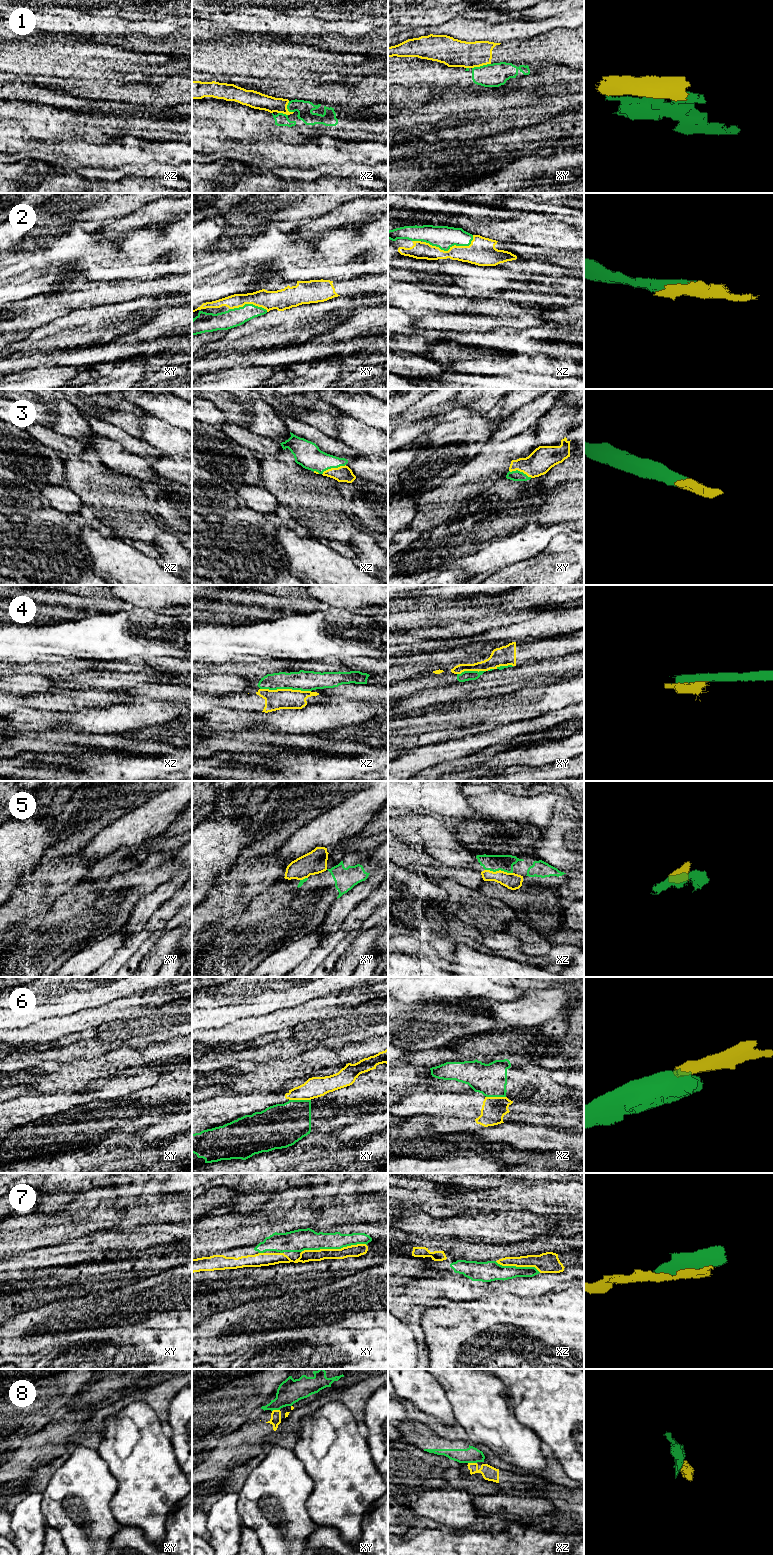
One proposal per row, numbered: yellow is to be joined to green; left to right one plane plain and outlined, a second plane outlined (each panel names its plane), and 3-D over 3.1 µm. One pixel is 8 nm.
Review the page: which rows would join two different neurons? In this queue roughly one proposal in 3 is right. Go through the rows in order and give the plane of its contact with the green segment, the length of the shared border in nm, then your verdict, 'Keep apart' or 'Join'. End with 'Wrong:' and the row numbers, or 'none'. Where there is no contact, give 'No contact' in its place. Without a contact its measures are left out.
1: Touches green in xy. Shared border 160 nm. Keep apart
2: Touches green in xz. Shared border 420 nm. Join
3: Touches green in xz. Shared border 200 nm. Join
4: Touches green in xz. Shared border 400 nm. Keep apart
5: Touches green in xz. Shared border 220 nm. Join
6: Touches green in xy. Shared border 180 nm. Keep apart
7: Touches green in xy. Shared border 550 nm. Join
8: Touches green in xz. Shared border 70 nm. Keep apart
Wrong: 1, 4, 6, 8

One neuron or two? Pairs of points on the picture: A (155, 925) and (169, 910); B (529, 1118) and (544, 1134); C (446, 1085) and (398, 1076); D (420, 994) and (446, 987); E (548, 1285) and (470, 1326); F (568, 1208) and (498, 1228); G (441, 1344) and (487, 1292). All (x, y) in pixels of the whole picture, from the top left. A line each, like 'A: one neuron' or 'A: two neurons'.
A: one neuron
B: two neurons
C: one neuron
D: one neuron
E: two neurons
F: two neurons
G: two neurons

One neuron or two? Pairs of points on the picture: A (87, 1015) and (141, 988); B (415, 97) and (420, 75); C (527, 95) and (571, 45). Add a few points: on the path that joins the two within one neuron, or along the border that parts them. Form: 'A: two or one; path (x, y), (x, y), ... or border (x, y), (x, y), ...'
A: two; border (138, 999), (135, 996), (128, 996), (96, 1008)
B: one; path (409, 92), (406, 86), (414, 78)
C: two; border (537, 64), (557, 63), (573, 69)

